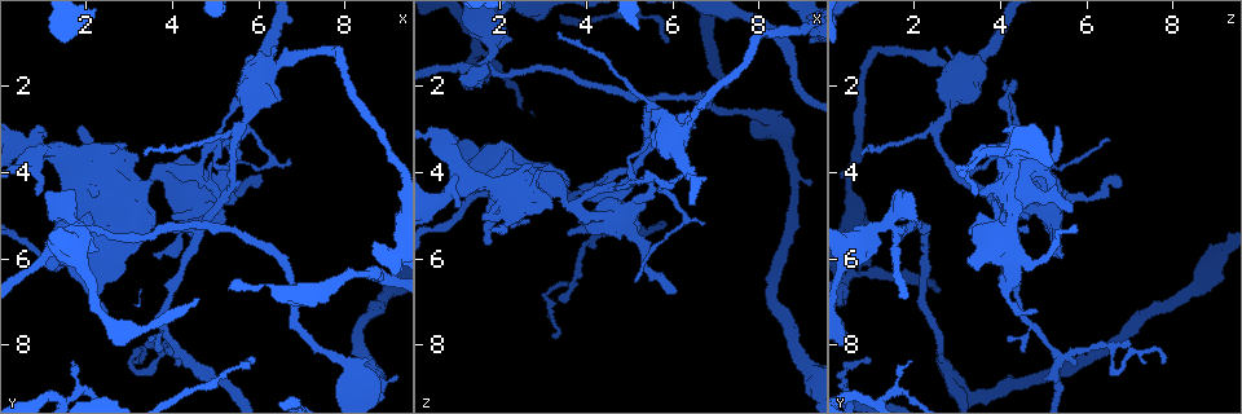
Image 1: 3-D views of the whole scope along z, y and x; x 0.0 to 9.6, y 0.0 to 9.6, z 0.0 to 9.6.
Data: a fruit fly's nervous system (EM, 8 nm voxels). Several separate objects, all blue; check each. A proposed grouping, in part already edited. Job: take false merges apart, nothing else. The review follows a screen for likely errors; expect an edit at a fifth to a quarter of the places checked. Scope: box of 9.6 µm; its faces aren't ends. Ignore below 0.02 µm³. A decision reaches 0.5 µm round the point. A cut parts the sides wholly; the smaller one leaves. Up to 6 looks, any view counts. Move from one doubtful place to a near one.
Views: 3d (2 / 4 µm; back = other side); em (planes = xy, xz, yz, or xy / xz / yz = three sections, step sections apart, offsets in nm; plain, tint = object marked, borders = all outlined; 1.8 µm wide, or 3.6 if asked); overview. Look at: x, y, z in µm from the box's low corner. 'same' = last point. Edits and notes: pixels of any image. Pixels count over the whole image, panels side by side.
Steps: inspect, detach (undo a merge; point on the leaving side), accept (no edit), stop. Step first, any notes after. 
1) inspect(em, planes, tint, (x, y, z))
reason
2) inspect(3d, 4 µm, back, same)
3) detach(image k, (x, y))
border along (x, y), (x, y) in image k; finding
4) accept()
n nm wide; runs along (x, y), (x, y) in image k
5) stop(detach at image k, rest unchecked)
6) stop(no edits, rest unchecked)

inspect(3d, 4 µm, (9.15, 6.70, 8.50))
thick turns thin

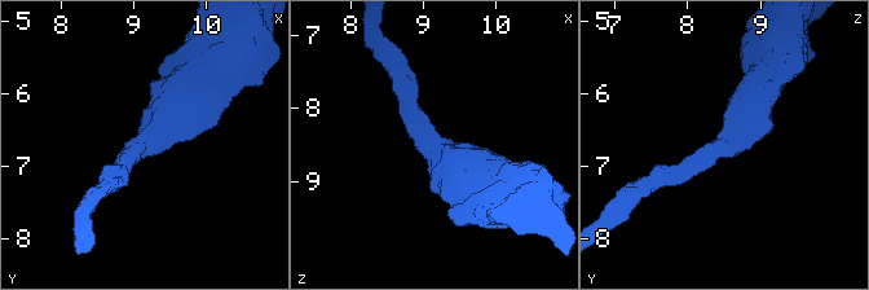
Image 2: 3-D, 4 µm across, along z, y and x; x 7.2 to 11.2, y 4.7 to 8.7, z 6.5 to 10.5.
inspect(em, planes, plain, (9.15, 6.70, 8.55))
arms of 280, 550 nm; shape alone is not enough

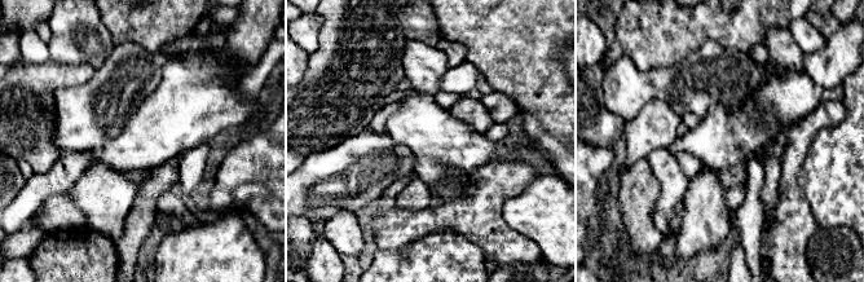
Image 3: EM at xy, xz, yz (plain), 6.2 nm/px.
inspect(em, planes, tint, same)

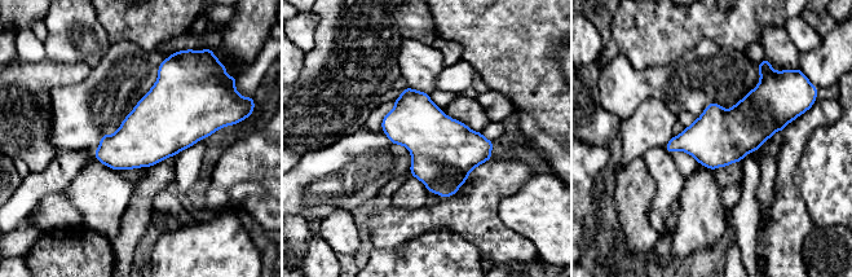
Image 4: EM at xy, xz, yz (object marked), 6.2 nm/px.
accept()
360 nm wide; all the same neuron

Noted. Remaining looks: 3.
inspect(em, planes, plain, (5.50, 3.40, 4.30))
a narrow waist

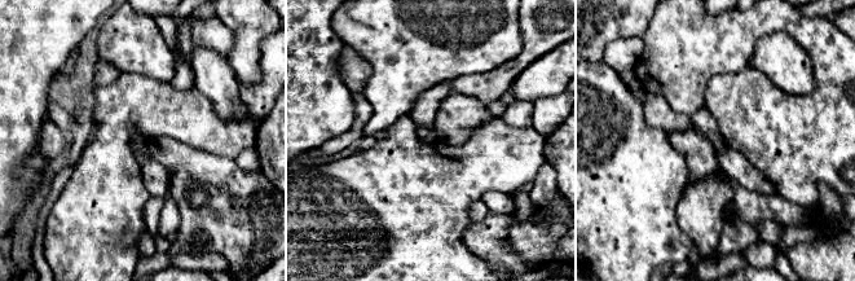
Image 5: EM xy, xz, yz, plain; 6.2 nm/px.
inspect(em, planes, tint, same)

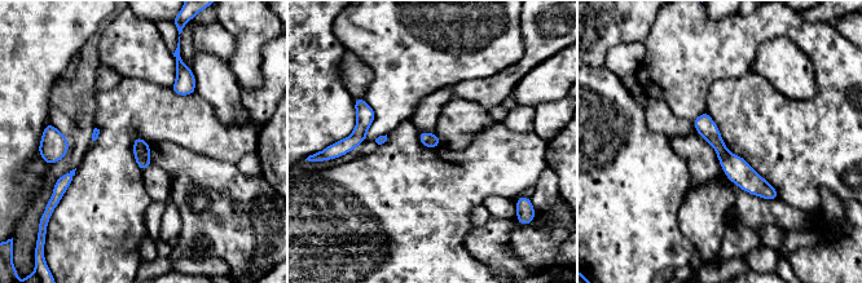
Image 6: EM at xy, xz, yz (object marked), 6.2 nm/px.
accept()
100 nm wide; runs along (696, 122), (753, 184), (774, 195) in image 6; one neuron here

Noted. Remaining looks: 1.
stop(no edits, rest unchecked)

